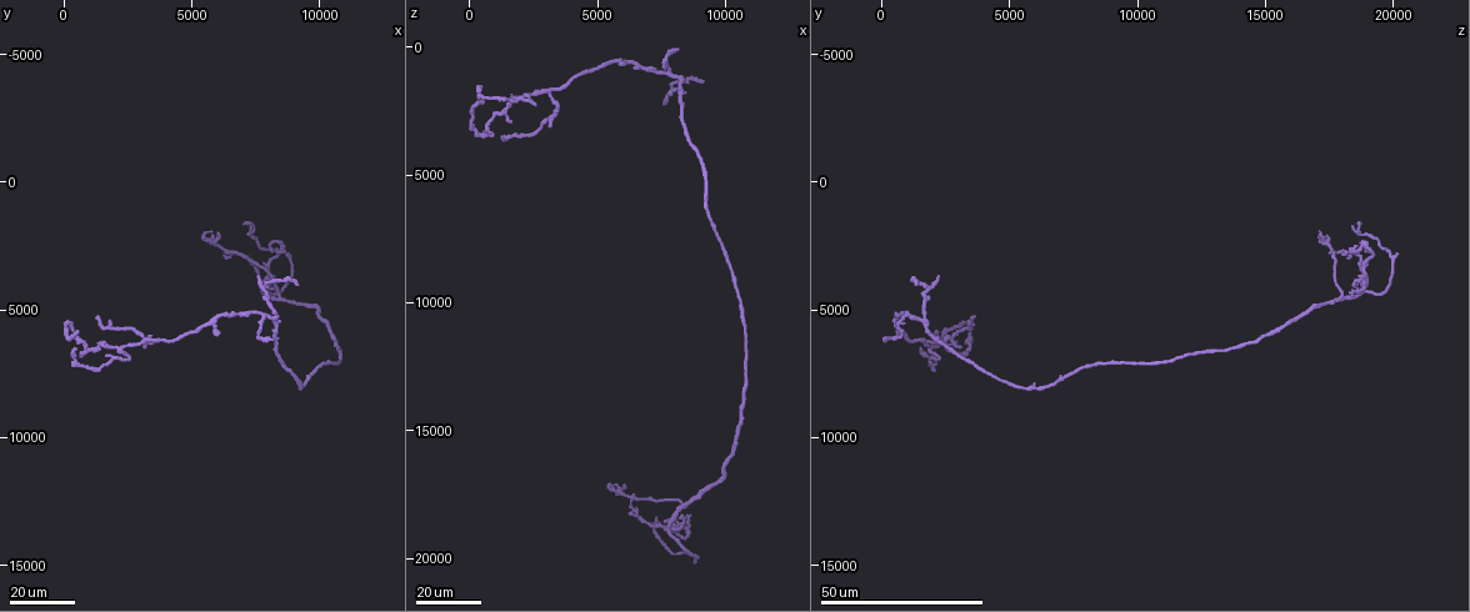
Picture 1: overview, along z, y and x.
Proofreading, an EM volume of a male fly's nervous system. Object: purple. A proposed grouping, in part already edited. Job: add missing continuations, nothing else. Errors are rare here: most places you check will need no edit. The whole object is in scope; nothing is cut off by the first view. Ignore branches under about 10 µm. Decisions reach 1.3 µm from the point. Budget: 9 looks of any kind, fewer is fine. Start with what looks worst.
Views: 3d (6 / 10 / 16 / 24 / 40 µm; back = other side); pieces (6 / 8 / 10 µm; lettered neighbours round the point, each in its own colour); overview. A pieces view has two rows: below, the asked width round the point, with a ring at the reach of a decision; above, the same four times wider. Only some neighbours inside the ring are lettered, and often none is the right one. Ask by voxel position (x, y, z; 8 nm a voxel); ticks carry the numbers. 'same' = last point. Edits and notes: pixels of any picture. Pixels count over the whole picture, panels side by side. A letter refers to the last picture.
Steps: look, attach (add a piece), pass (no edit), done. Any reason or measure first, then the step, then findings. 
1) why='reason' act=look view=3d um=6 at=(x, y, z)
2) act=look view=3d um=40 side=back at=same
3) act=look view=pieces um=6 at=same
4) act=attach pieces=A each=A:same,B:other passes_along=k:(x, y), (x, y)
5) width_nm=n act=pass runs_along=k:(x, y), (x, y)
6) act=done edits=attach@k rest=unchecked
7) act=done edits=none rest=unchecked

act=look view=3d um=16 at=(400, 6500, 1600)

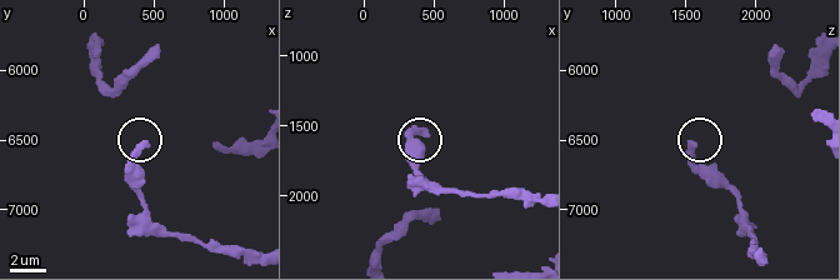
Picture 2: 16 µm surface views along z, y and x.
why='see the neighbours' act=look view=pieces um=6 at=(440, 6500, 1540)

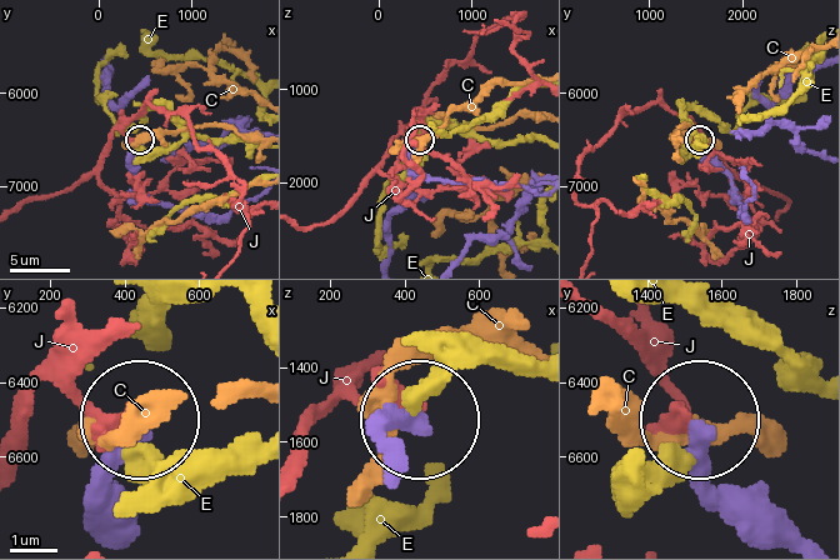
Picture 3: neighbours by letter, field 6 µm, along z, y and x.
width_nm=380 act=pass each=C:other,E:other,J:other runs_along=3:(783, 536), (723, 489), (703, 421) found='no lettered piece goes on from it'

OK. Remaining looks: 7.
why='an open end' act=look view=3d um=24 at=(400, 5800, 2200)

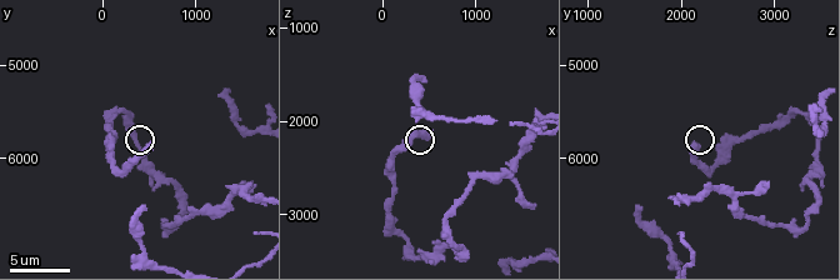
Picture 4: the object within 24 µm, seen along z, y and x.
act=look view=pieces um=8 at=(550, 5850, 2150)

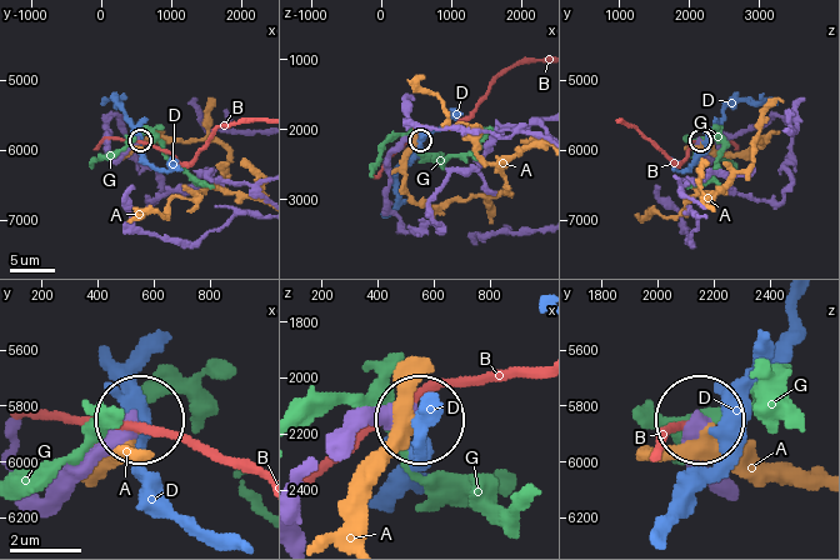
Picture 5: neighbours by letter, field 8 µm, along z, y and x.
act=pass each=A:other,B:other,D:other,G:other found='none of them fits'

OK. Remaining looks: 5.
why='long arm stops here' act=look view=3d um=24 at=(9100, 4000, 1400)

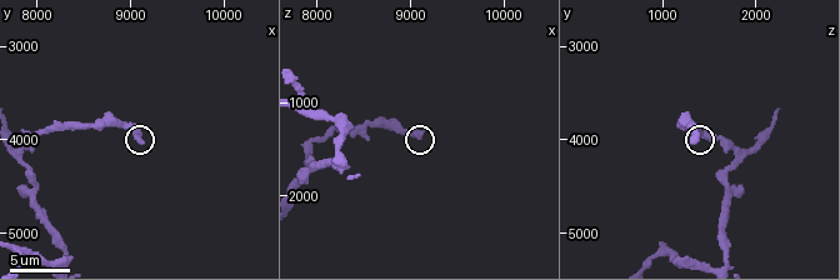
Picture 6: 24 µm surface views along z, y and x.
act=look view=pieces um=6 at=(9100, 4000, 1300)

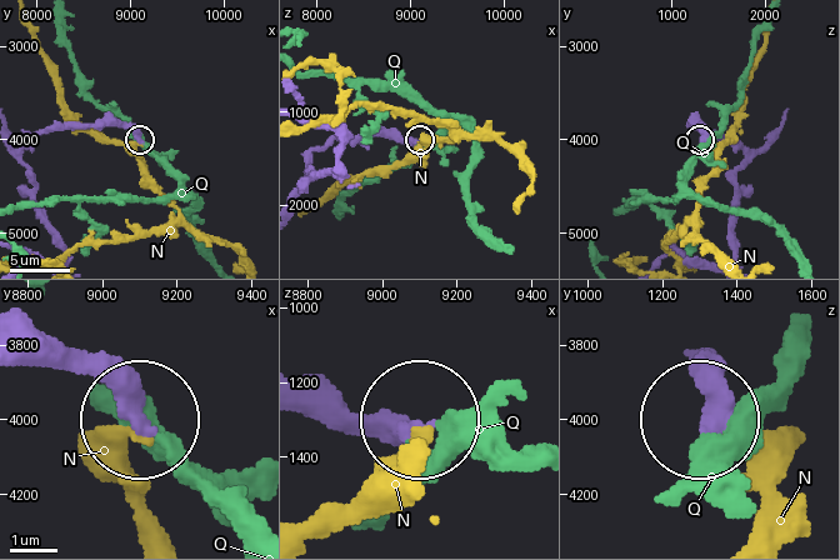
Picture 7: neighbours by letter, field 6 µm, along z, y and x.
act=pass each=N:other,Q:other runs_along=7:(308, 401), (411, 425) found='no lettered piece goes on from it'

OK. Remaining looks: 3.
why='an open end' act=look view=3d um=16 at=(8100, 6100, 100)

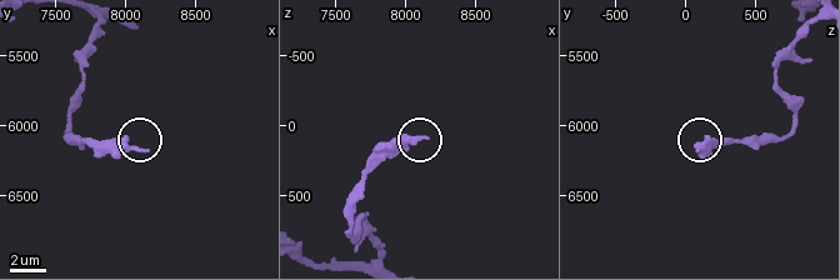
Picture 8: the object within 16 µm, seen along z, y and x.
act=look view=pieces um=6 at=(8120, 6180, 80)

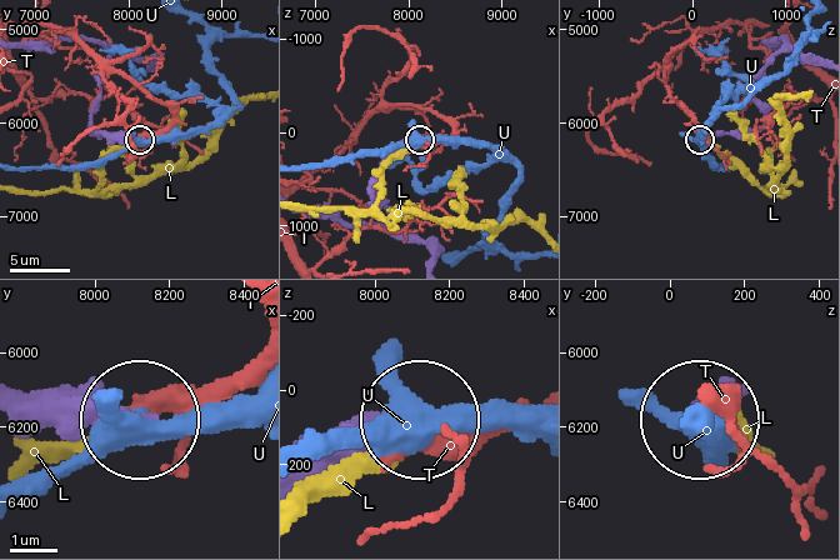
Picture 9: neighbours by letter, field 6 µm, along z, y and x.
width_nm=230 act=pass each=L:other,T:other,U:other found='none of them fits'

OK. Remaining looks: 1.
act=done edits=none rest=unchecked

